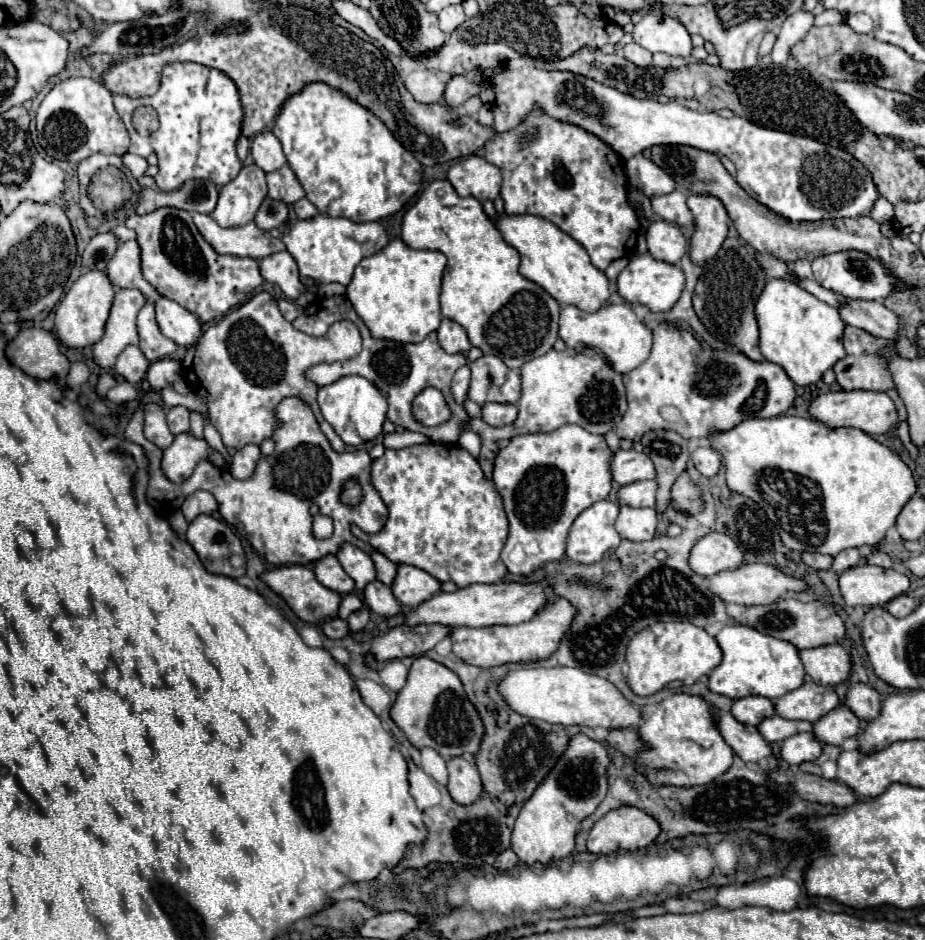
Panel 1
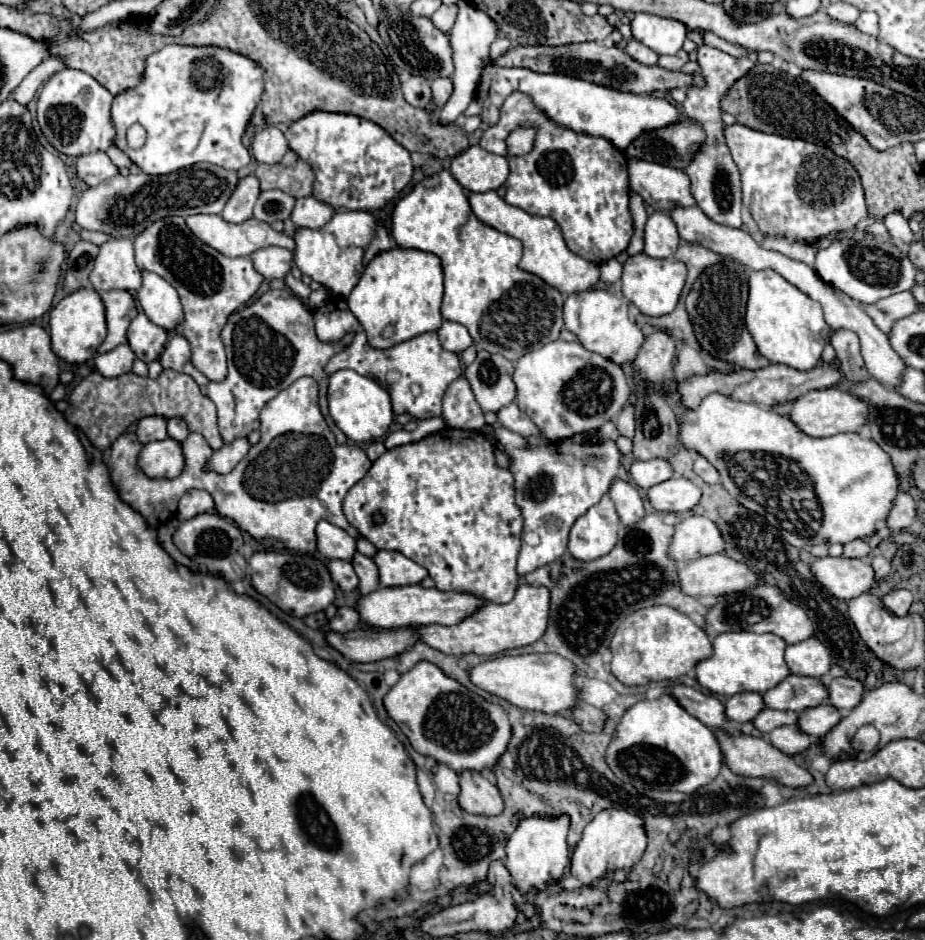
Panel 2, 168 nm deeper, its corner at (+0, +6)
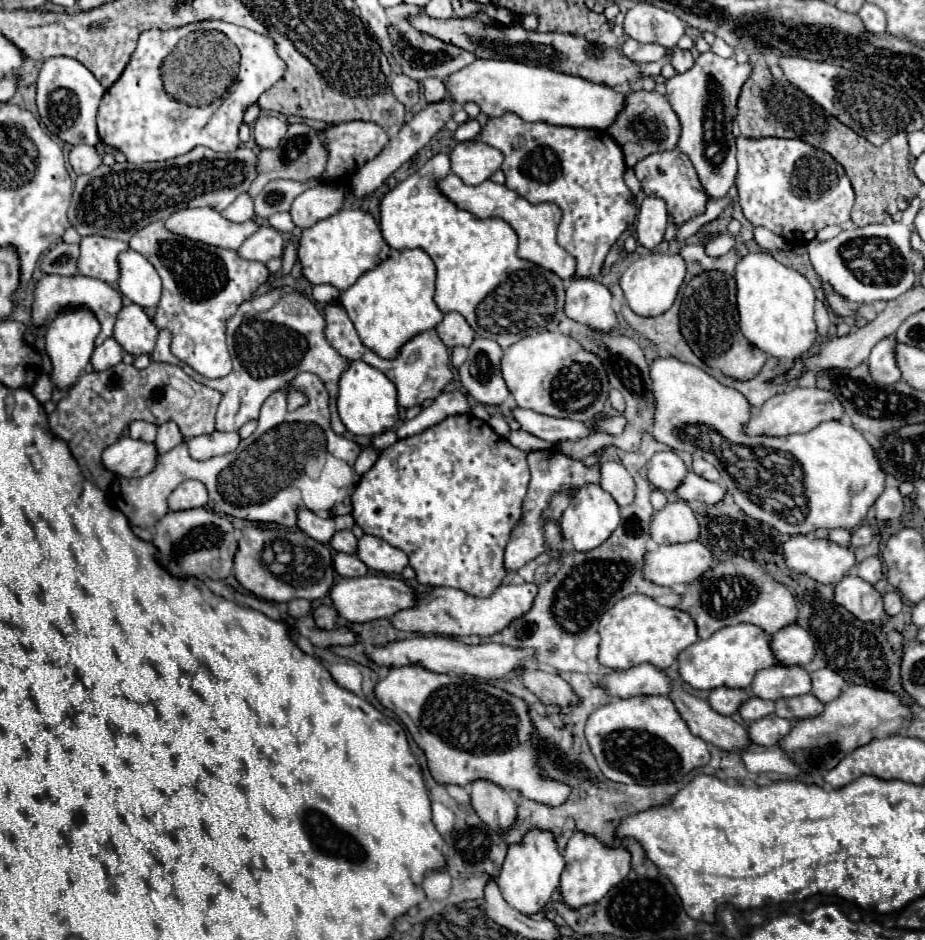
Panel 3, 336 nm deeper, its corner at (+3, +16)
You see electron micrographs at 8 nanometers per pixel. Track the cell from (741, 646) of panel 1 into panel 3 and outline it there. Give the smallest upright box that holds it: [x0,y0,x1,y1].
[678,624,776,690]

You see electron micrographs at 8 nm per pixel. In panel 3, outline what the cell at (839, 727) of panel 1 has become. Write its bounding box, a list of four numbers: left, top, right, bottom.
[776,694,824,720]

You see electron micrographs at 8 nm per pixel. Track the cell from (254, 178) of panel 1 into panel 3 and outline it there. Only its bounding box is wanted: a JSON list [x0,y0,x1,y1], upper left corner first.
[220,194,254,224]

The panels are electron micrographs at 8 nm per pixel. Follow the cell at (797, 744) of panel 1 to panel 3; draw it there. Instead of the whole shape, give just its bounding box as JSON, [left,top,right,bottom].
[748,714,792,746]

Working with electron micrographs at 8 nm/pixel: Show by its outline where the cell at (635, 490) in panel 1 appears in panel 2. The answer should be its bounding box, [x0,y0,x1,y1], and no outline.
[647,478,701,514]

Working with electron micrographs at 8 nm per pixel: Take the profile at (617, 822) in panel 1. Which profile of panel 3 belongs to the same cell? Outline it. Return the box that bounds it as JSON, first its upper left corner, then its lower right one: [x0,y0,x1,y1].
[560,832,630,910]

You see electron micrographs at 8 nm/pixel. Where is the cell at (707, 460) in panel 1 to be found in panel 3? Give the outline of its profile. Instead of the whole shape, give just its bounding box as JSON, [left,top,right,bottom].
[692,458,720,482]

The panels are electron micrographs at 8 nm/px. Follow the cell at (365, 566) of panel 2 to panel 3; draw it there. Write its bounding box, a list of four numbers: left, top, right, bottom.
[330,530,358,554]

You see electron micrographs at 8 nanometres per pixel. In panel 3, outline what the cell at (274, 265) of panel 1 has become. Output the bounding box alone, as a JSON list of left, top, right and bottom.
[238,226,284,262]

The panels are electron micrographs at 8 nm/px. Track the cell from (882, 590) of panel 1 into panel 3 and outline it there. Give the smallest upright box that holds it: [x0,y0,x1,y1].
[782,534,854,584]

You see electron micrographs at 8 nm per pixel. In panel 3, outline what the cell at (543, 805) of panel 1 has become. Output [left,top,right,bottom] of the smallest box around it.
[496,830,564,916]

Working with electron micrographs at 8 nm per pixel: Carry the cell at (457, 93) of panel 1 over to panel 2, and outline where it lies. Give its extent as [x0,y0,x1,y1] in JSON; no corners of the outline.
[431,78,453,108]

